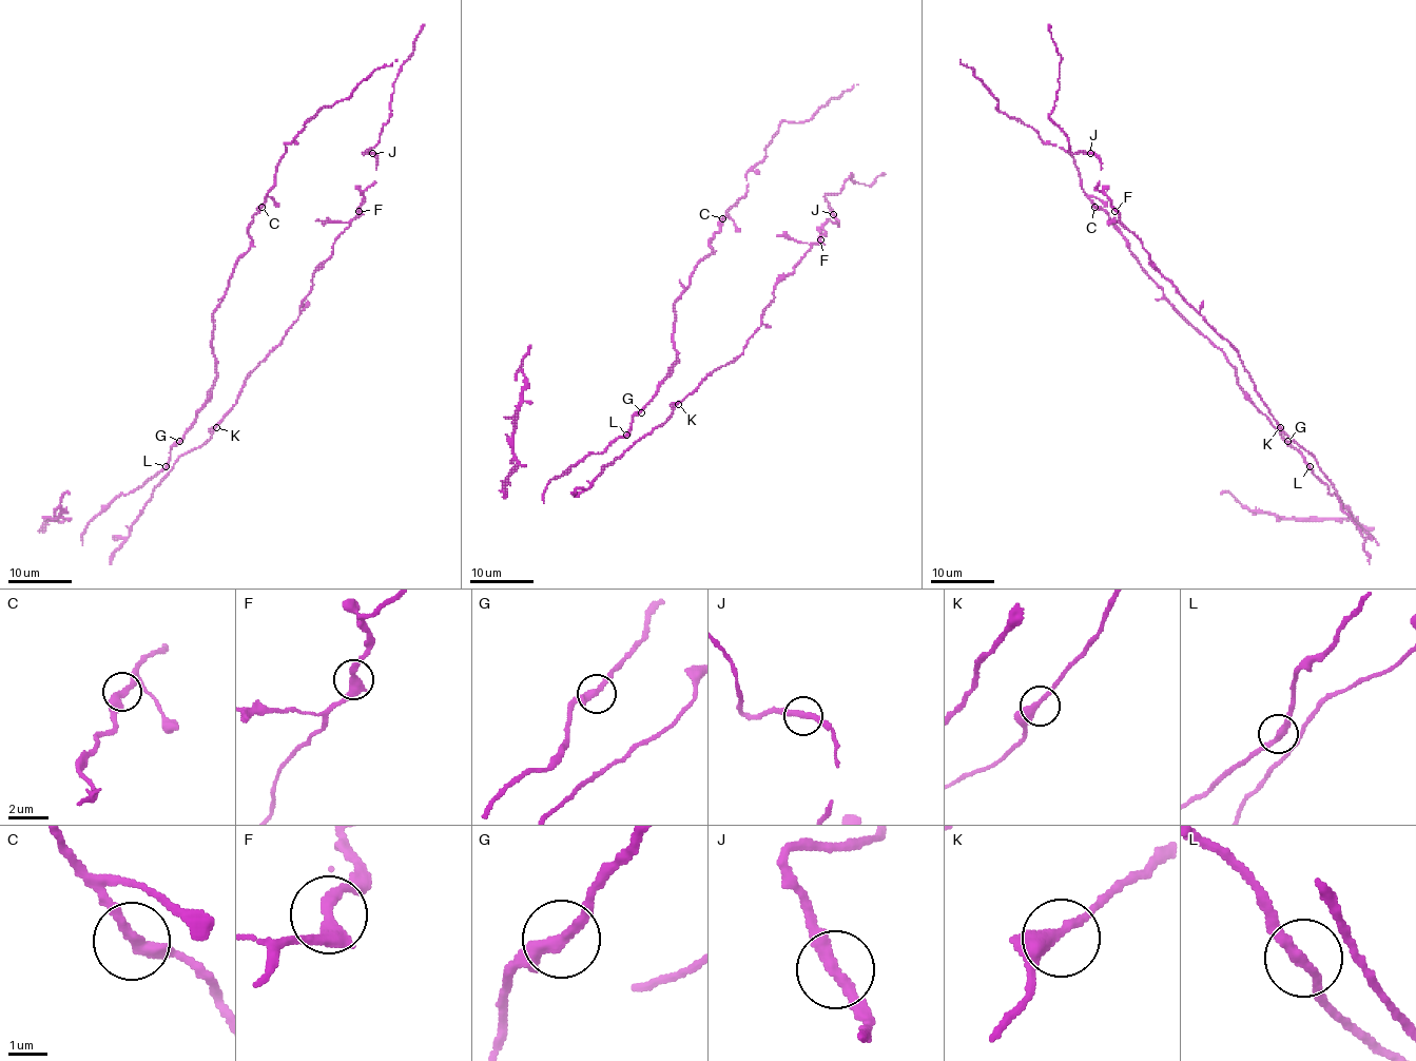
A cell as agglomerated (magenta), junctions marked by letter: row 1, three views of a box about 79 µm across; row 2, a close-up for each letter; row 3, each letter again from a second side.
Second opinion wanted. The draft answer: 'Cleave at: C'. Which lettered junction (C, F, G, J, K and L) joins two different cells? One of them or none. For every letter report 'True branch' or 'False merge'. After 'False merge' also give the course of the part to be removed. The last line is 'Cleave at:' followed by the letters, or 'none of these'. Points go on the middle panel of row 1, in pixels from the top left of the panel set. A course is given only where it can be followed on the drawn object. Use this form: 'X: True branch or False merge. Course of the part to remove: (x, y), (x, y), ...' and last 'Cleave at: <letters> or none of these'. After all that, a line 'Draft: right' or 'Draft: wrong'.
C: True branch
F: True branch
G: True branch
J: True branch
K: True branch
L: True branch
Cleave at: none of these
Draft: wrong

